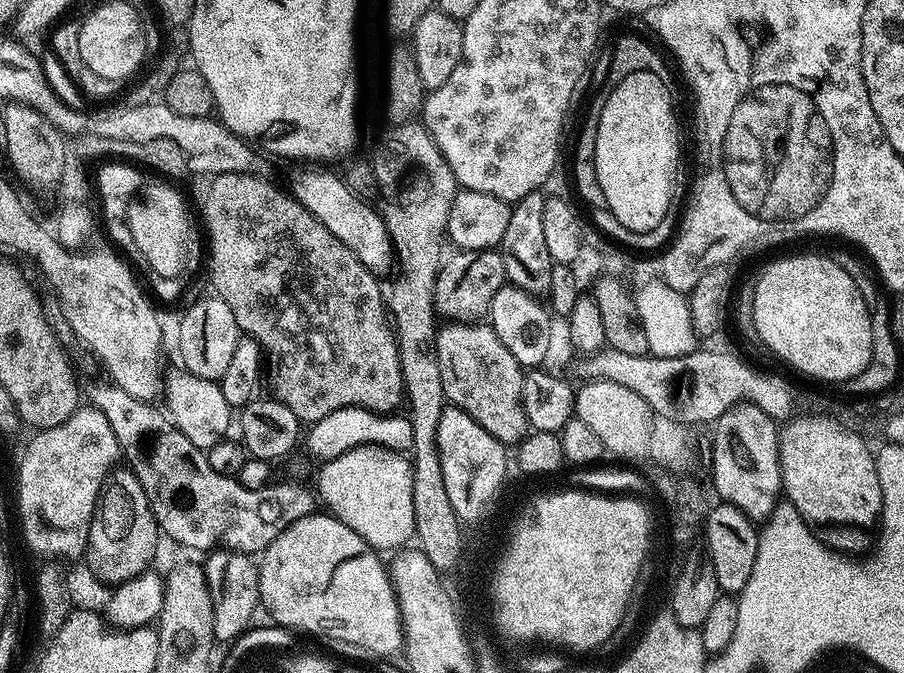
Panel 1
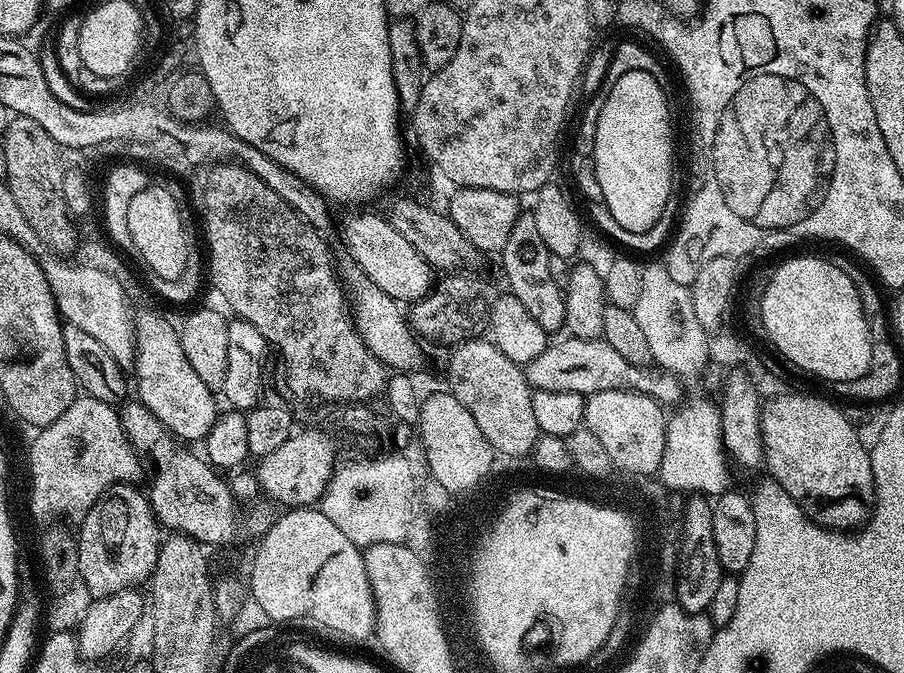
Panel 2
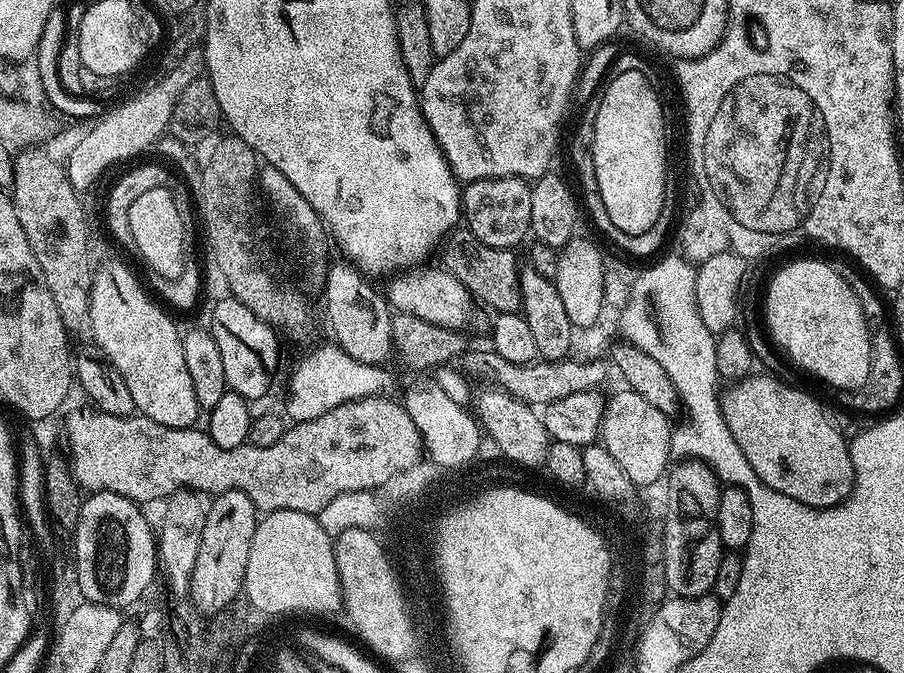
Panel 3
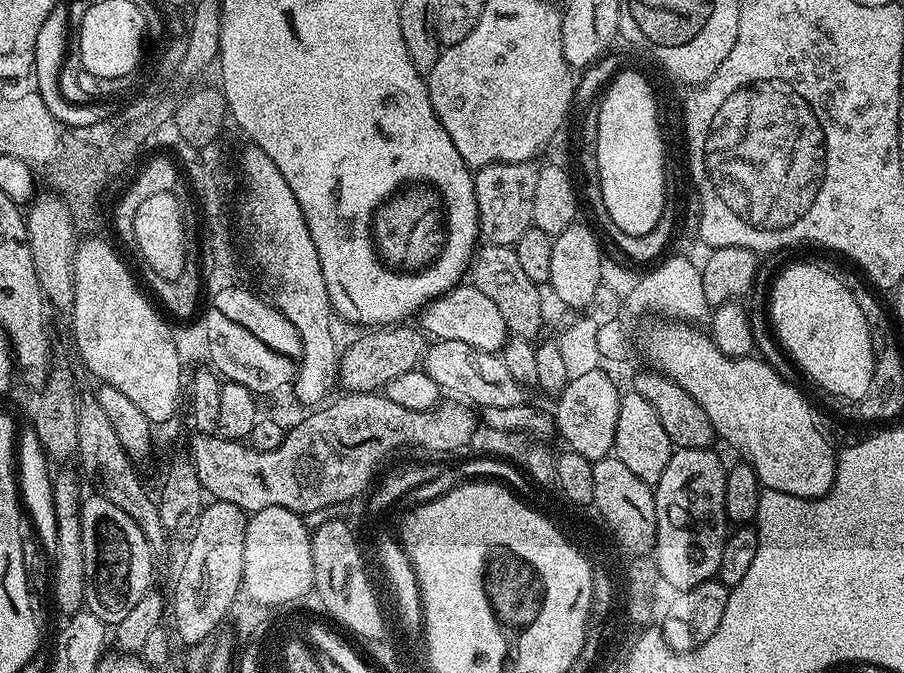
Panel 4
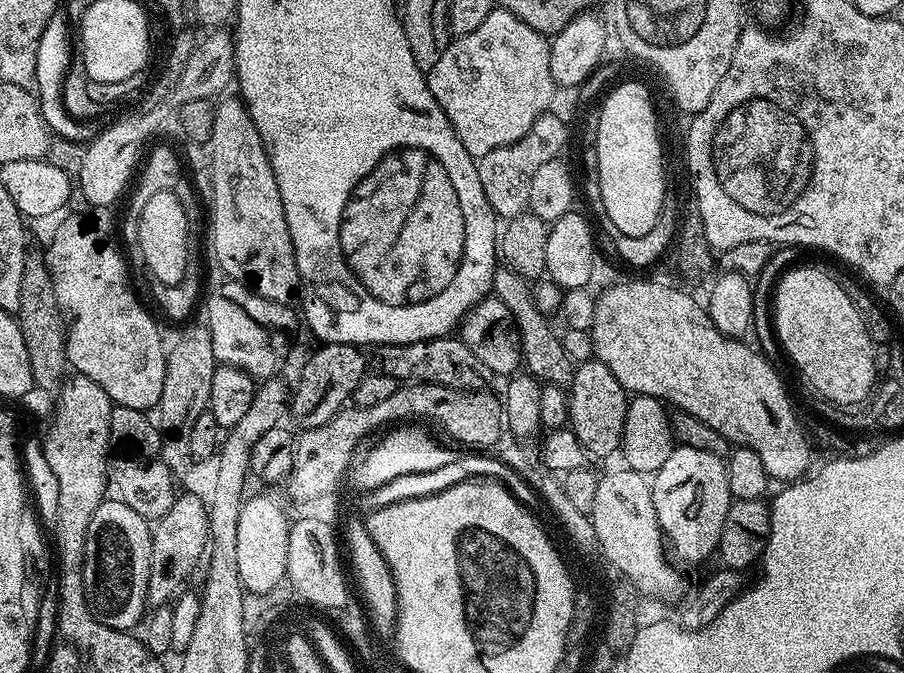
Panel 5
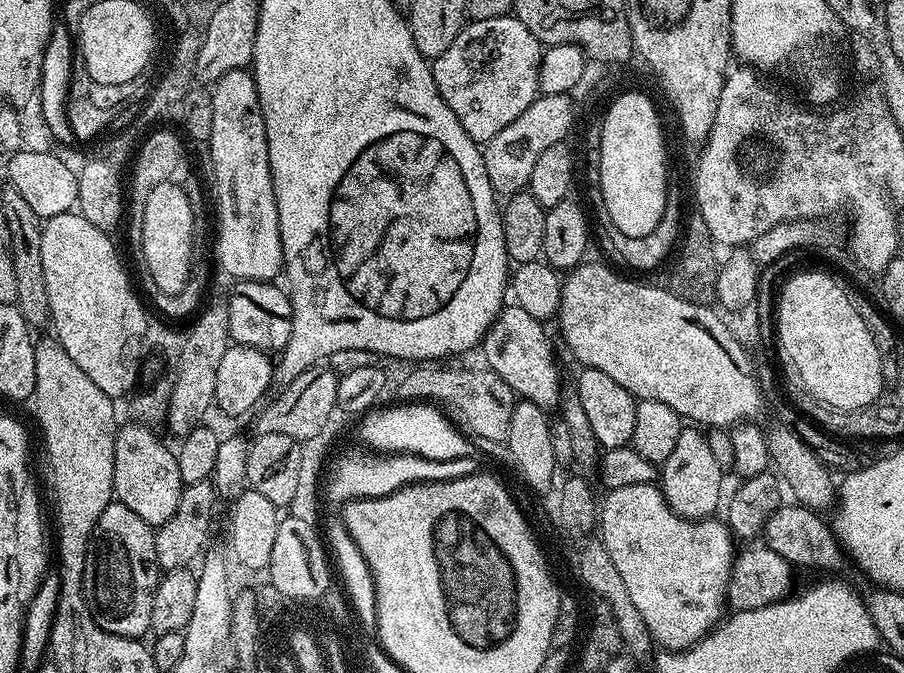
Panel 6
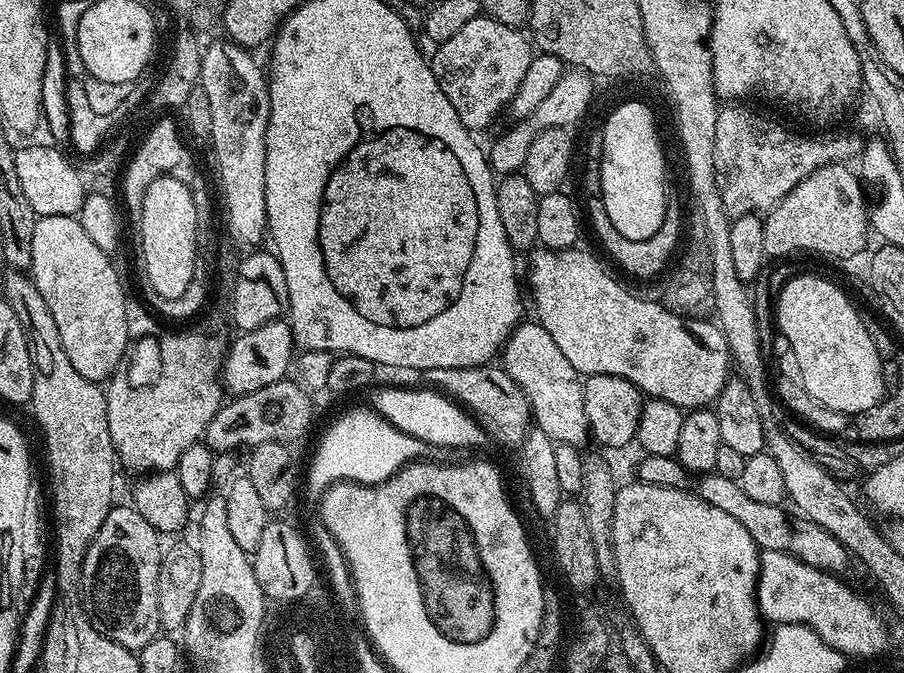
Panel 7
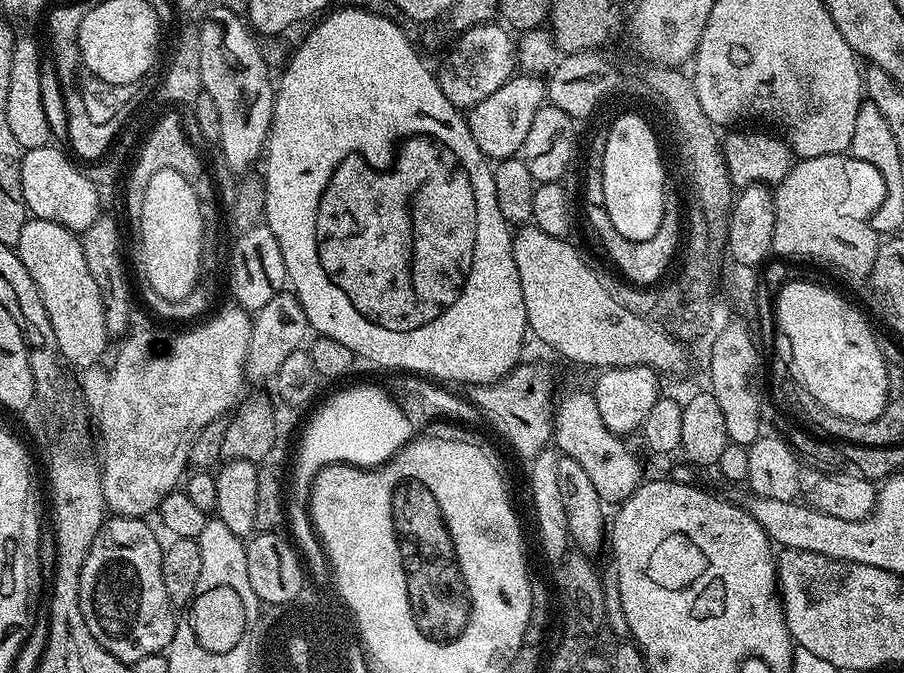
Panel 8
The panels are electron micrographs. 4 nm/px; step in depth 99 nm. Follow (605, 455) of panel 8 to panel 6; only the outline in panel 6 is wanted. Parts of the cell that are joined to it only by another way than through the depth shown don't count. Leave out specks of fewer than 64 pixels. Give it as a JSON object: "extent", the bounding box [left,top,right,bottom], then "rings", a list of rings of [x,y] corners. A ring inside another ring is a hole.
{"extent":[482,303,562,410],"rings":[[[515,303],[501,308],[496,321],[488,327],[482,341],[484,348],[483,363],[502,382],[512,387],[513,393],[521,400],[534,402],[540,408],[552,410],[560,403],[562,379],[556,366],[556,356],[552,353],[552,344],[544,333],[545,325],[526,314]]]}

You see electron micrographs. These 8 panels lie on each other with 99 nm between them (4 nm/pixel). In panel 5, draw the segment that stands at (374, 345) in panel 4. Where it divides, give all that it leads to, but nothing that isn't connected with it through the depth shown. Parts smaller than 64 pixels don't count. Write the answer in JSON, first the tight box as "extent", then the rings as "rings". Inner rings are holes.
{"extent":[290,344,368,428],"rings":[[[320,344],[317,349],[300,376],[300,385],[294,388],[290,396],[291,415],[296,415],[304,428],[317,428],[330,422],[330,418],[334,418],[355,395],[357,386],[368,370],[367,359],[365,356],[363,358],[361,354],[363,351],[357,345]]]}

